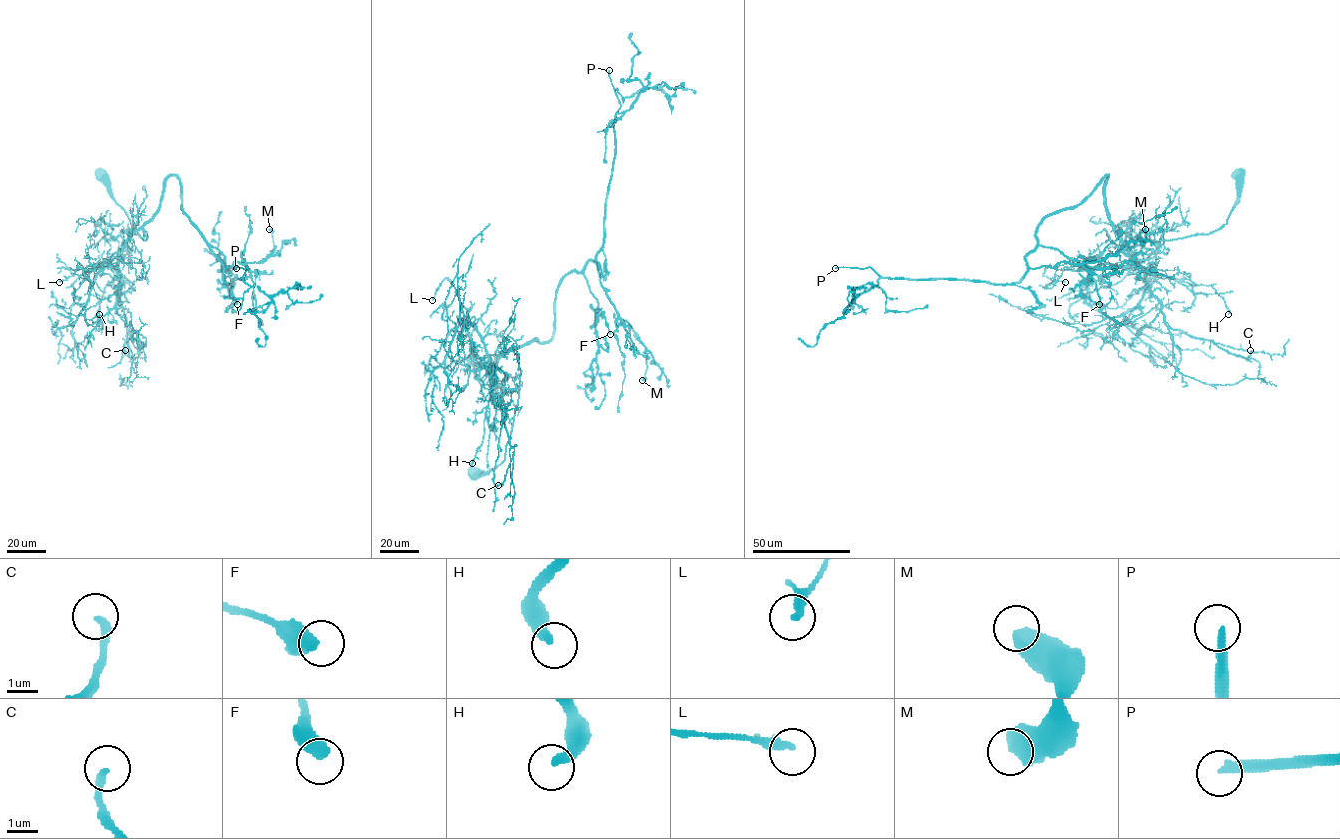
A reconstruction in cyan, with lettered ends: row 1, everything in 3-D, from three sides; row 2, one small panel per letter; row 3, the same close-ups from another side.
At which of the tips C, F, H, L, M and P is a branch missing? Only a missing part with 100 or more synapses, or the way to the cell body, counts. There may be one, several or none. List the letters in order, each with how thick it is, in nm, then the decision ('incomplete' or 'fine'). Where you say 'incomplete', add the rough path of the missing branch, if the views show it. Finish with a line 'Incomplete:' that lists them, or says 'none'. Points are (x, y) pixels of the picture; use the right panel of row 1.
C: calibre 260 nm; fine
F: calibre 380 nm; fine
H: calibre 320 nm; fine
L: calibre 200 nm; fine
M: calibre 600 nm; fine
P: calibre 320 nm; incomplete
Incomplete: P

